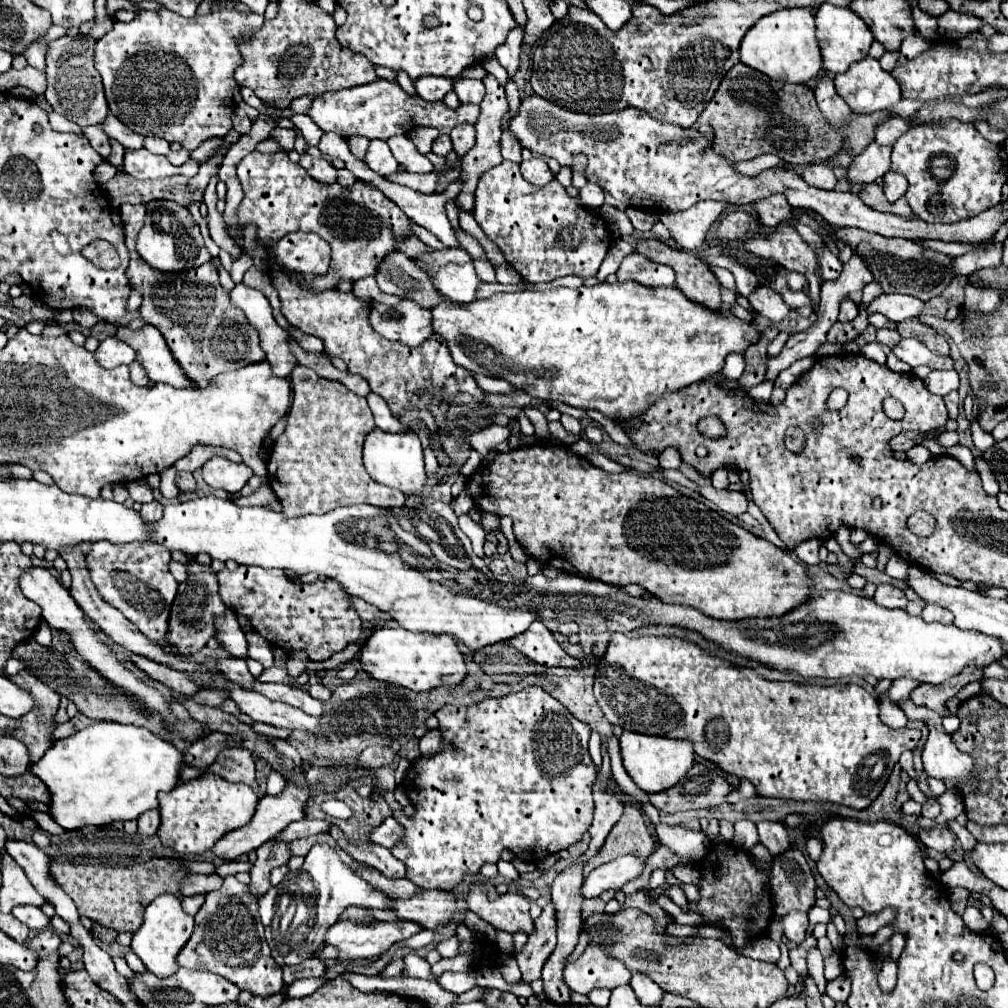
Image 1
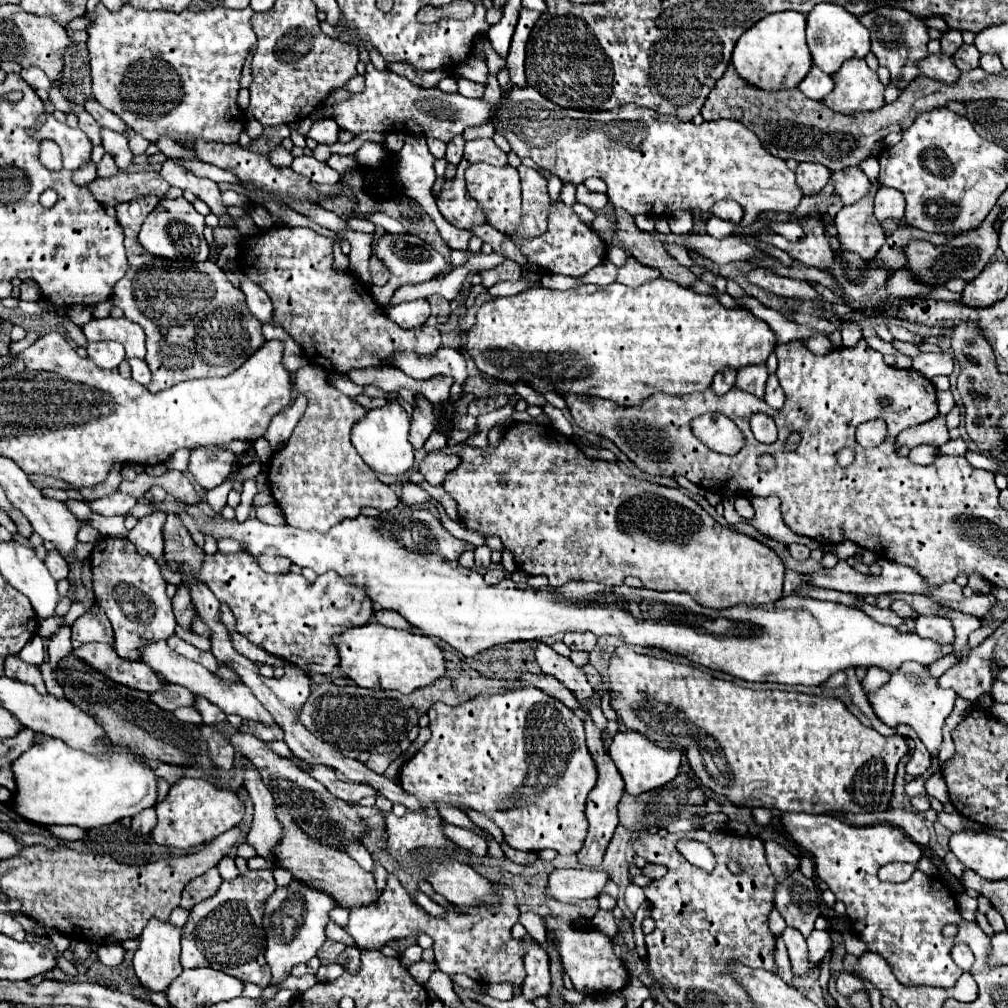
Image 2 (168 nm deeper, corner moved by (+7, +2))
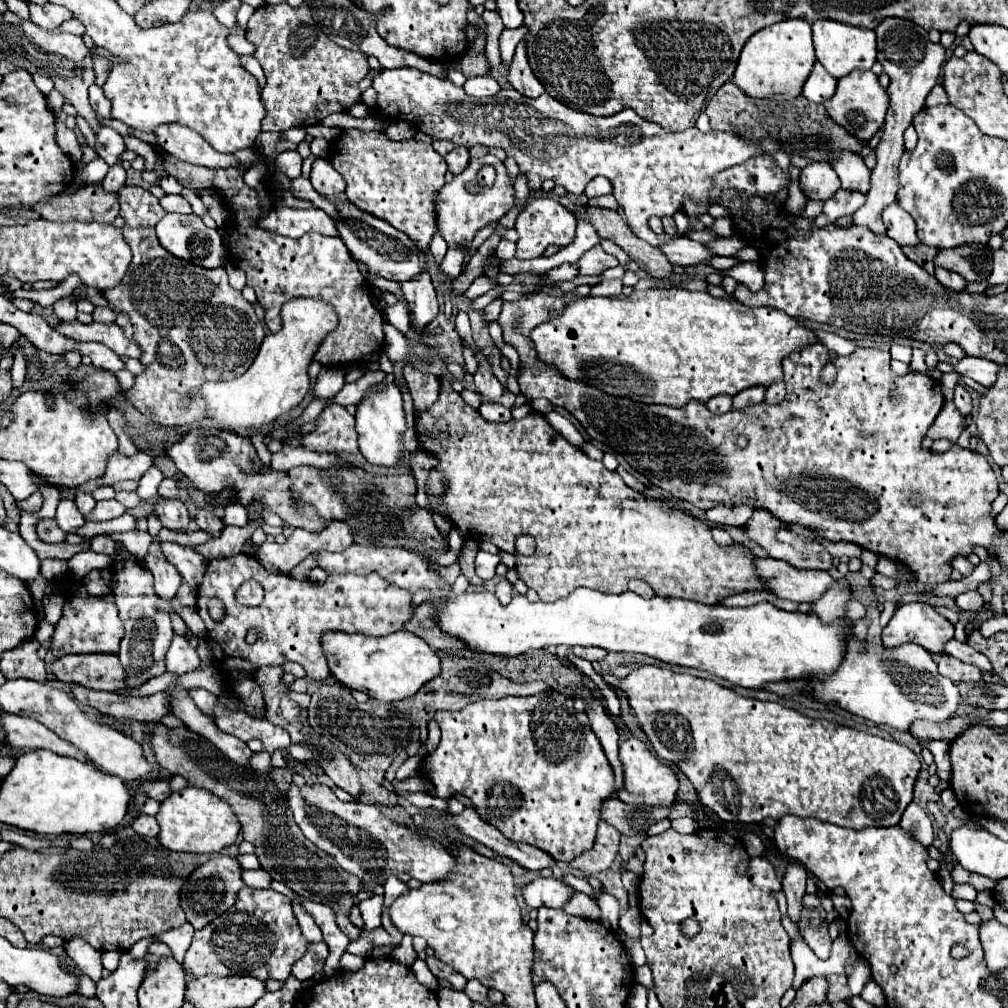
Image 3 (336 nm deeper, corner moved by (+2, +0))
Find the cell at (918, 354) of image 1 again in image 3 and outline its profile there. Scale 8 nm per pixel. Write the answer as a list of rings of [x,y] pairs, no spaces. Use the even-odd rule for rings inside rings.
[[[962,357],[954,363],[954,371],[962,377],[974,379],[976,383],[984,387],[990,387],[996,381],[998,365],[988,359],[980,359],[980,357]]]

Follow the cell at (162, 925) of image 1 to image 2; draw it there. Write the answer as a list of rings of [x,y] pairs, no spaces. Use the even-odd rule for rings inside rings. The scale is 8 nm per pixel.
[[[159,919],[149,921],[149,925],[143,929],[139,937],[139,949],[135,951],[135,957],[133,957],[133,969],[143,989],[155,991],[155,993],[167,991],[167,985],[171,985],[175,977],[179,977],[179,973],[183,971],[179,963],[179,951],[181,951],[179,941],[181,941],[181,929],[173,927],[171,923],[163,923]]]

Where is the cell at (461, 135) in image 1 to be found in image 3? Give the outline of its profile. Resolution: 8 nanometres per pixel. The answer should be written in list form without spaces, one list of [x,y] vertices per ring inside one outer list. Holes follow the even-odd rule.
[[[454,147],[454,149],[446,155],[448,169],[450,169],[454,175],[462,173],[462,171],[466,169],[468,161],[470,161],[470,153],[468,153],[468,149],[466,149],[466,147]]]

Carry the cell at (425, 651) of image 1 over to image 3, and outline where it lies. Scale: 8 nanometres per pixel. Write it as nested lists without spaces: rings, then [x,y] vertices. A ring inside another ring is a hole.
[[[332,631],[322,637],[322,647],[328,657],[330,673],[340,683],[344,683],[348,689],[364,691],[368,697],[376,697],[380,701],[412,697],[424,683],[440,675],[440,659],[436,651],[410,631],[394,631],[384,637]]]

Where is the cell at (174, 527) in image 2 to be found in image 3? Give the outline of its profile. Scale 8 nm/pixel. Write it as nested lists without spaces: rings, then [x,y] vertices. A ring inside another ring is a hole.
[[[160,499],[154,507],[158,519],[162,521],[162,527],[170,527],[170,529],[178,529],[178,531],[186,531],[188,523],[190,523],[190,515],[188,509],[182,501],[178,499]]]

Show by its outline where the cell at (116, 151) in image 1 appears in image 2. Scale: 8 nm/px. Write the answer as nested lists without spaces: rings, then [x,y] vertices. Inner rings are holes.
[[[105,153],[103,159],[99,161],[97,173],[99,173],[99,177],[113,177],[115,173],[119,173],[119,169],[117,169],[117,165],[115,165],[115,161],[111,159],[109,153]]]

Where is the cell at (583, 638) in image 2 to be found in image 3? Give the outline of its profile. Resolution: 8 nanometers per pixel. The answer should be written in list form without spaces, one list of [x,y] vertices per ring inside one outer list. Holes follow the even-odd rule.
[[[572,647],[572,653],[576,657],[588,659],[588,661],[600,661],[608,651],[606,649],[600,649],[600,647]]]

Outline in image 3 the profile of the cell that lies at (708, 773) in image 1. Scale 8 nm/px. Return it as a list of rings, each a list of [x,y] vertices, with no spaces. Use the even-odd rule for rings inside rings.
[[[610,797],[602,803],[602,819],[614,825],[622,835],[642,835],[648,831],[650,825],[666,819],[670,815],[670,809],[676,805],[674,801],[670,807],[668,805],[628,805],[620,801],[618,797]]]

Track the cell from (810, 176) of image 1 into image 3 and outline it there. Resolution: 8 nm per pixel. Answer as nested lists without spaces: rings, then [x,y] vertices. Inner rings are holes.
[[[810,163],[800,173],[800,189],[808,199],[830,199],[840,189],[840,179],[830,163]]]

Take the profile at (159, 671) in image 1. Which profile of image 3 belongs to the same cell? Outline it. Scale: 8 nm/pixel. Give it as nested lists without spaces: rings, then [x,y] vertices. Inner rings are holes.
[[[90,653],[90,655],[64,655],[54,661],[52,671],[56,679],[66,683],[84,685],[98,691],[126,691],[126,673],[118,655]]]

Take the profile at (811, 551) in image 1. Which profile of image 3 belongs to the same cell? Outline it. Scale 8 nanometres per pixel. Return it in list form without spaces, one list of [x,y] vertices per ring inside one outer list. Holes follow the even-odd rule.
[[[756,509],[746,523],[746,531],[752,541],[762,545],[770,557],[792,563],[804,569],[830,569],[830,553],[816,541],[804,541],[802,537],[786,531],[780,519],[766,509]]]

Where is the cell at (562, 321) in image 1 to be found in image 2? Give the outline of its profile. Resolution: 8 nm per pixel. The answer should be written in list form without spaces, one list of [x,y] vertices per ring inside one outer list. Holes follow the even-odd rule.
[[[653,279],[647,281],[645,285],[631,289],[625,287],[621,283],[611,283],[607,287],[599,287],[599,285],[579,285],[575,289],[567,289],[567,291],[555,291],[555,289],[545,289],[545,287],[537,287],[537,289],[529,289],[525,293],[519,293],[515,297],[499,297],[493,299],[485,305],[479,307],[477,313],[477,323],[475,327],[467,333],[467,349],[465,353],[471,355],[471,359],[475,361],[477,369],[483,371],[485,375],[491,377],[499,377],[505,381],[521,381],[533,389],[543,389],[543,391],[553,391],[553,393],[577,393],[577,395],[597,395],[603,399],[611,399],[619,405],[631,407],[631,405],[641,405],[647,397],[651,397],[653,393],[667,393],[667,395],[685,395],[685,393],[695,393],[695,391],[703,391],[711,385],[713,375],[723,371],[723,369],[741,369],[747,365],[765,365],[767,357],[771,355],[771,351],[777,345],[777,335],[771,331],[771,327],[763,321],[757,319],[749,309],[725,309],[713,295],[701,295],[695,293],[689,287],[681,287],[677,283],[671,283],[667,279]]]

